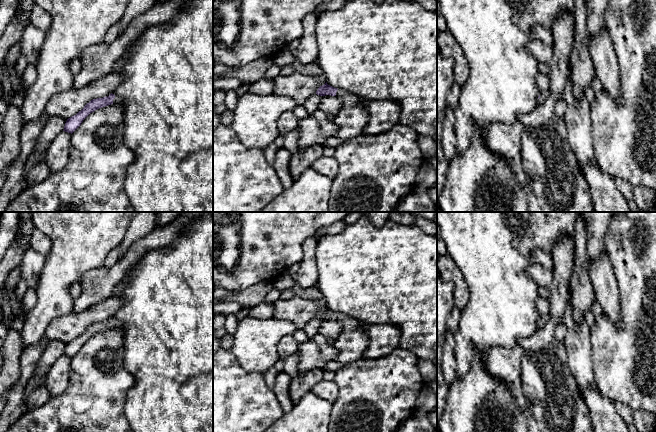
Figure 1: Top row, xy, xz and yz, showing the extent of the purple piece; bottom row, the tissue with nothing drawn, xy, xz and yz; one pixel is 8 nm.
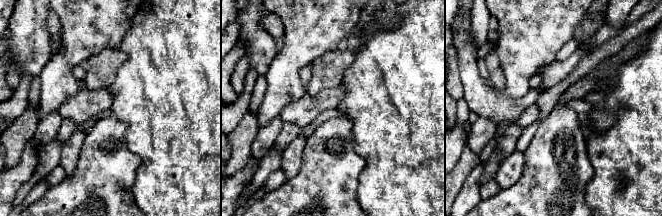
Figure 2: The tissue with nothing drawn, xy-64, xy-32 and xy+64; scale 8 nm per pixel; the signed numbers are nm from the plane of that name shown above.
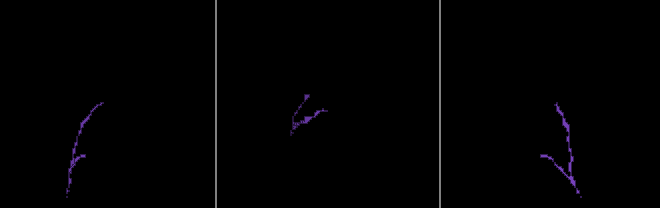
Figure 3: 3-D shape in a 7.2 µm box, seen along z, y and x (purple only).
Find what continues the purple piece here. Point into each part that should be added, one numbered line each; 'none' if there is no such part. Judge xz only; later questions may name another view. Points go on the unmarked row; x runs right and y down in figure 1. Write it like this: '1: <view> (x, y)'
1: xz (352, 342)

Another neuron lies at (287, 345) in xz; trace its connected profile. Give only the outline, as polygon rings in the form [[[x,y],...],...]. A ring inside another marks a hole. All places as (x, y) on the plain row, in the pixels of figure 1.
[[[287,335],[278,343],[277,353],[281,360],[285,360],[299,349],[299,344],[294,340],[292,335]]]

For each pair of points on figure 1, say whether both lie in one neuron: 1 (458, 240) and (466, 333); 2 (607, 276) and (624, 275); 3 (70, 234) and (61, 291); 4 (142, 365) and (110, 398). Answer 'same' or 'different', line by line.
1: same
2: different
3: same
4: different

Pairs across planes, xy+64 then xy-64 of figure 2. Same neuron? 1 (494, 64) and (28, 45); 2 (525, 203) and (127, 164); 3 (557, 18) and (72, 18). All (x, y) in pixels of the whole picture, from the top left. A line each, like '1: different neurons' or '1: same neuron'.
1: same neuron
2: same neuron
3: same neuron

